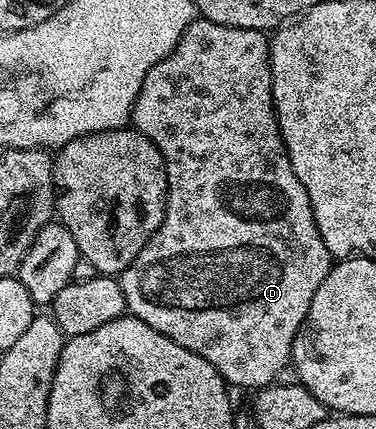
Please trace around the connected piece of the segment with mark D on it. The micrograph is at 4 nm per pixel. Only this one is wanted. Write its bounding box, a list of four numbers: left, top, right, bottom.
[118,18,334,392]

